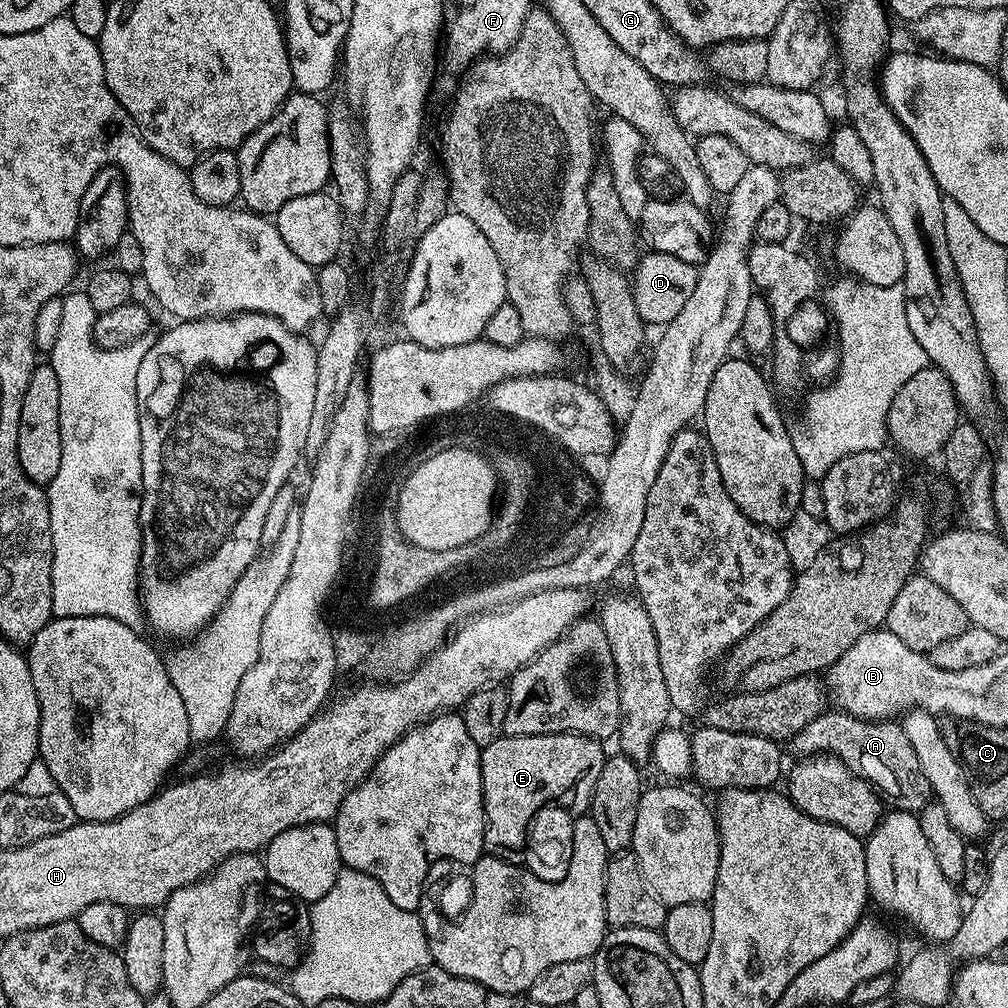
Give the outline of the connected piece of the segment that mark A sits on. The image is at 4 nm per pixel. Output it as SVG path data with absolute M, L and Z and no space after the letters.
M826 710L791 736L790 744L800 758L821 754L837 756L841 764L879 789L887 799L889 796L897 800L903 811L918 814L933 799L932 787L926 782L926 774L922 774L922 766L918 766L914 746L906 738L903 723L895 719L863 720L849 712Z

